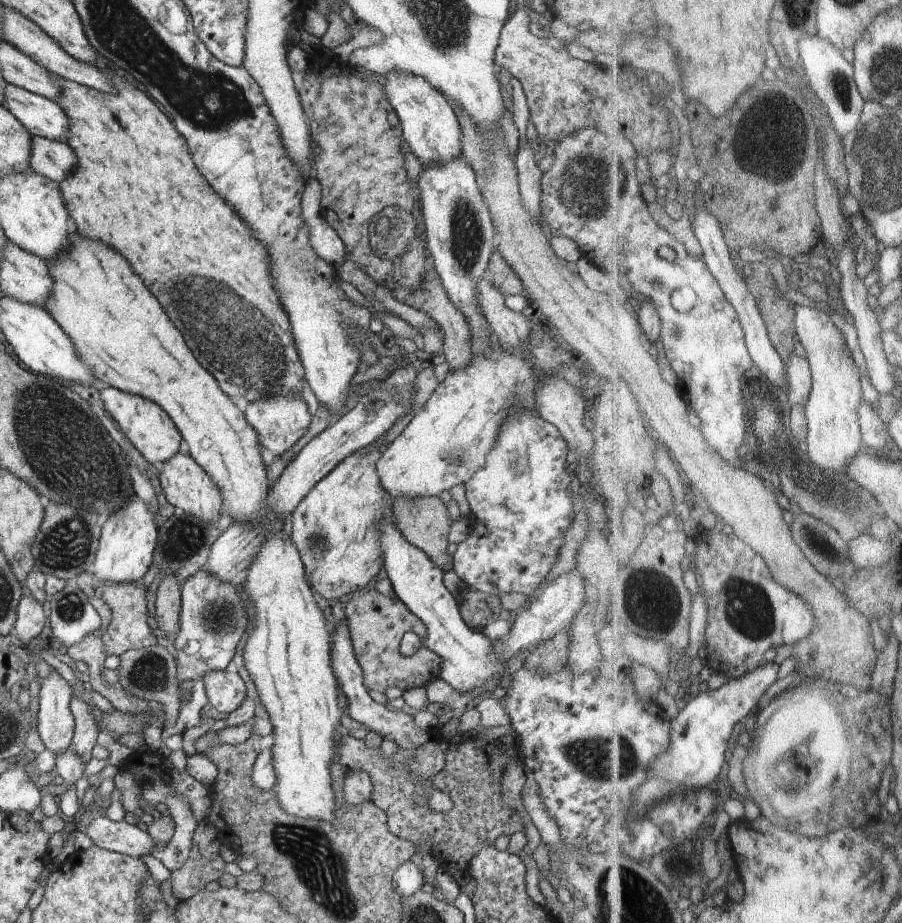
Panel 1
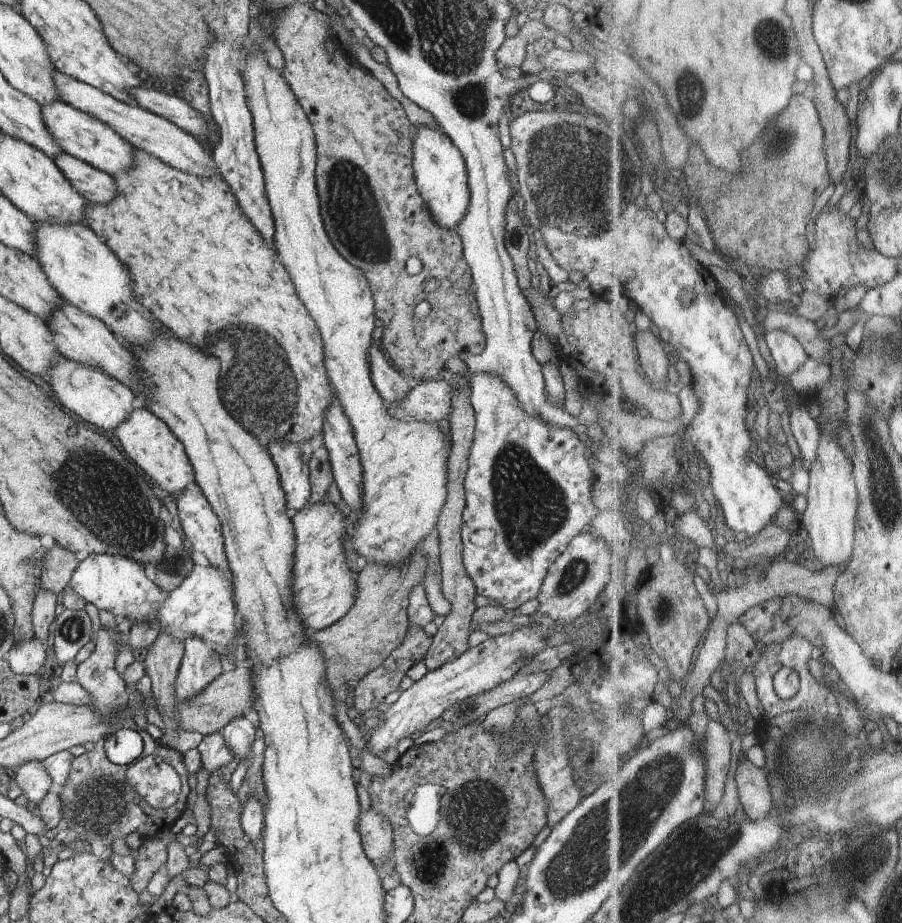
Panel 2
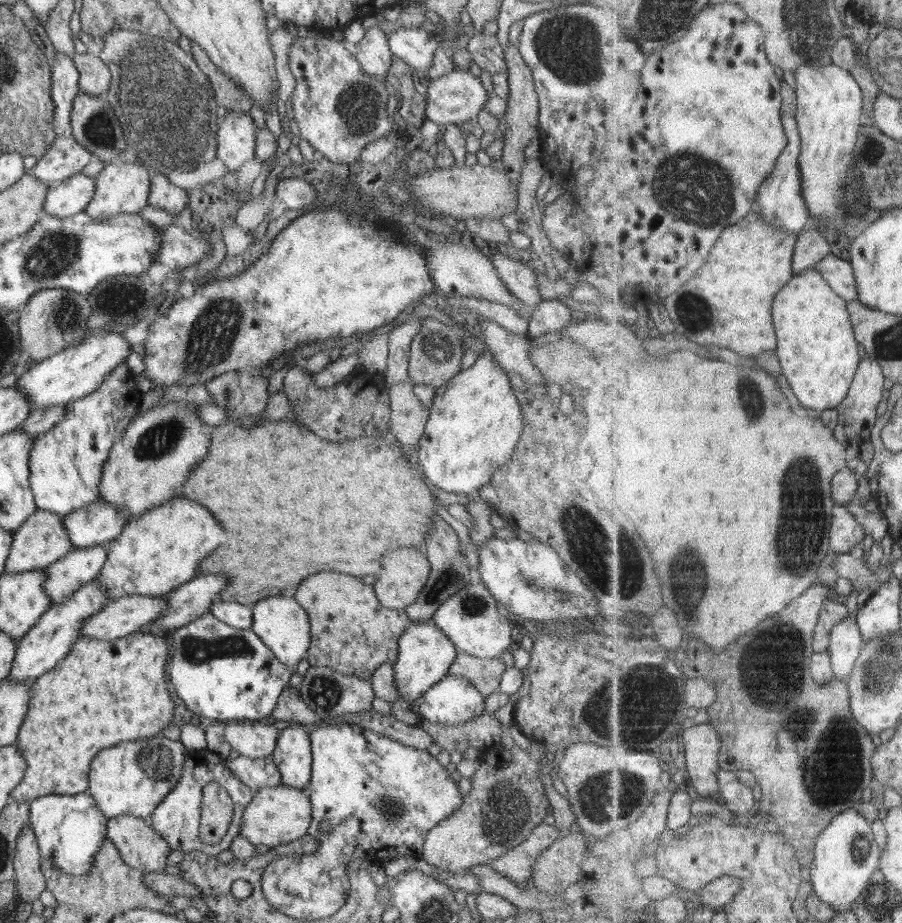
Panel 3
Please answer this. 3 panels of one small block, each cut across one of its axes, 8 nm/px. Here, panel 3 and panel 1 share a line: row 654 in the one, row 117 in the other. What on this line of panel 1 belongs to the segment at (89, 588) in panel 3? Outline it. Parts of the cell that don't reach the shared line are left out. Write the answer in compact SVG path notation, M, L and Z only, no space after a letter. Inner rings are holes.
M12 83L5 84L3 97L3 105L32 137L41 136L65 142L69 122L58 103Z

